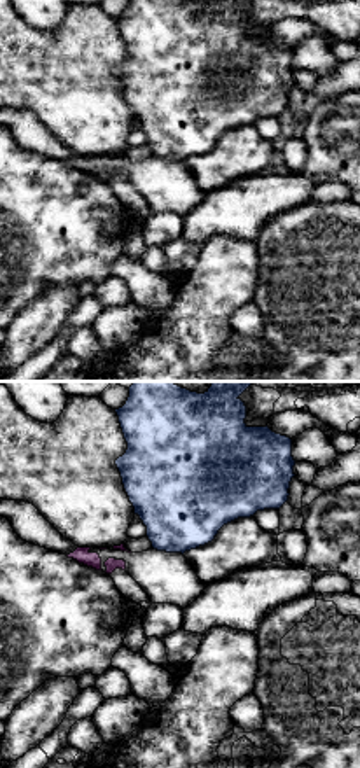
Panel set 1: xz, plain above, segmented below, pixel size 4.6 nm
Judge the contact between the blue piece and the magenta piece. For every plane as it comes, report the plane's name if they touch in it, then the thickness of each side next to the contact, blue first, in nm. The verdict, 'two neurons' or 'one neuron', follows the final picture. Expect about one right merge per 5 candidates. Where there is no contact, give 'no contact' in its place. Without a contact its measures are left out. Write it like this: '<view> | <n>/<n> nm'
no contact

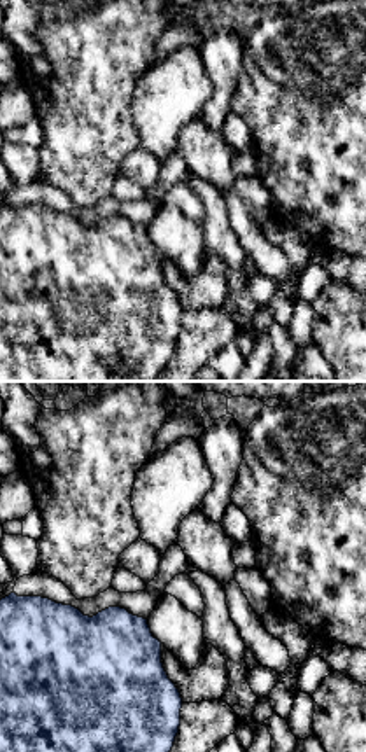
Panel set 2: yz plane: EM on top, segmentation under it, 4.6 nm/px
no contact

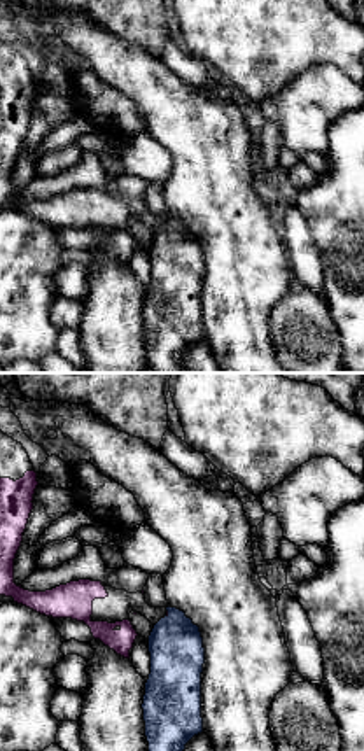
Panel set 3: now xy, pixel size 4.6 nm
xy | 260/20 nm

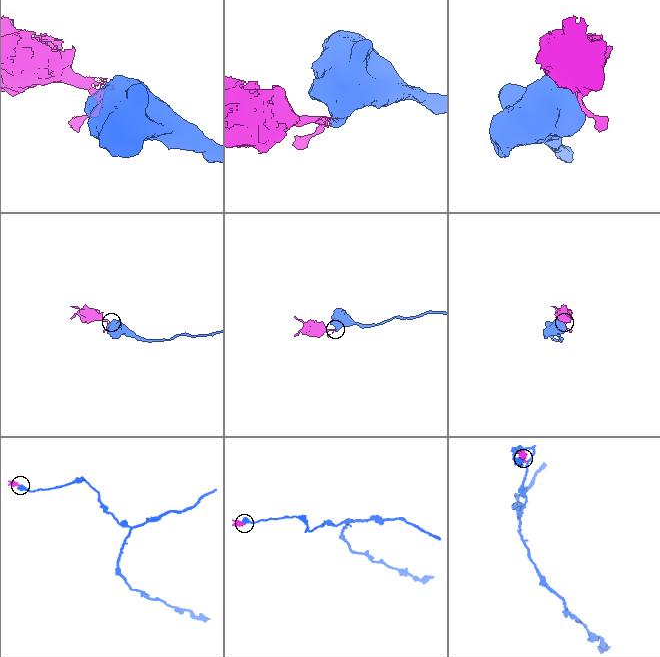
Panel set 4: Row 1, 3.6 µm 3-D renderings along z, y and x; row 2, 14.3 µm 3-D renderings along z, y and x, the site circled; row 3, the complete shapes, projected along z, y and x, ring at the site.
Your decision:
two neurons

